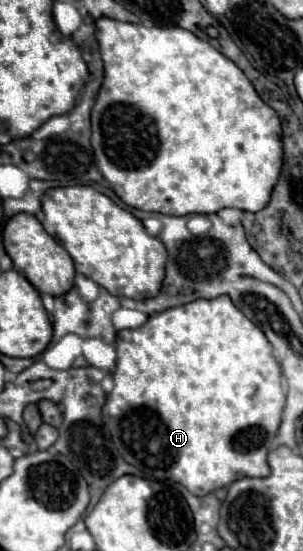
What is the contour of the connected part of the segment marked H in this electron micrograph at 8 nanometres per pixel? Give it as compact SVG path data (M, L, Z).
M219 296L213 300L193 300L185 306L169 308L165 312L151 314L149 320L135 328L135 330L119 330L117 332L117 368L113 372L113 390L107 394L107 400L103 404L103 422L111 432L111 440L123 460L137 470L143 472L143 476L153 478L153 480L173 480L183 484L191 494L195 496L205 496L217 488L223 488L231 484L233 480L245 478L245 476L257 476L263 478L269 474L267 466L267 452L275 440L275 434L281 424L281 414L285 406L285 388L283 388L283 376L279 370L279 364L273 356L273 346L267 342L265 334L249 320L243 316L243 312L231 302L227 296Z

